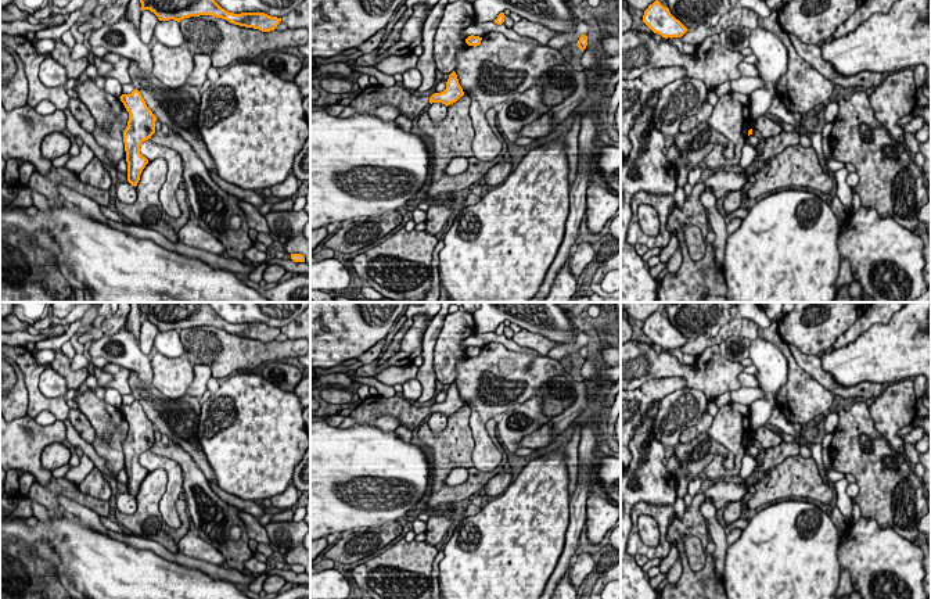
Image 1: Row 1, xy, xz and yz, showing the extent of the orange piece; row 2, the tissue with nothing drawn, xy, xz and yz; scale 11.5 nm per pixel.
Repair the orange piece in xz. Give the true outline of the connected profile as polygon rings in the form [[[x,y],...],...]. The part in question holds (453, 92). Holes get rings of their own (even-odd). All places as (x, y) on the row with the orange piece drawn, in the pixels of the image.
[[[453,71],[446,82],[446,89],[441,93],[434,93],[431,97],[414,96],[398,85],[392,87],[370,85],[351,101],[351,107],[356,110],[356,115],[366,115],[381,105],[393,105],[399,110],[400,115],[413,121],[429,103],[442,103],[447,107],[463,96],[464,92]]]

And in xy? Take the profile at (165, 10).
[[[140,0],[141,10],[150,10],[159,21],[212,15],[229,21],[230,24],[270,32],[277,28],[281,18],[270,17],[265,12],[234,14],[222,8],[215,0]]]

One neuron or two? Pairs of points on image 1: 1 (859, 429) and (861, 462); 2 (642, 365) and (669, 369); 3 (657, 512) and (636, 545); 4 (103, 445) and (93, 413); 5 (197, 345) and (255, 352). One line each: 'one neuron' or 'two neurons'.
1: one neuron
2: one neuron
3: one neuron
4: one neuron
5: one neuron

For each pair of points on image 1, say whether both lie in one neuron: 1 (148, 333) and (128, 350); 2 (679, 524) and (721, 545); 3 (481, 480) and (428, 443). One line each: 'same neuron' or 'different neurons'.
1: different neurons
2: different neurons
3: same neuron

